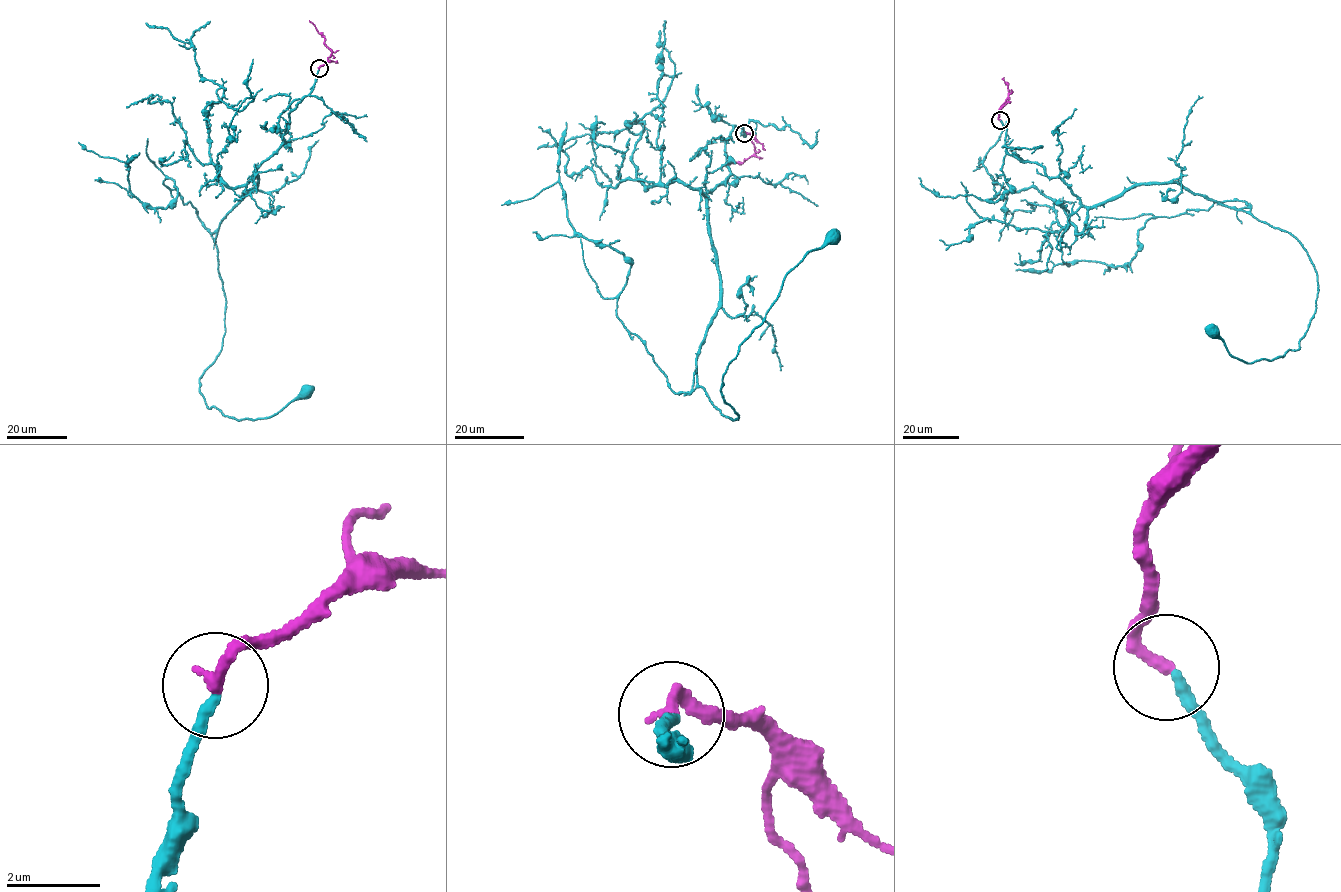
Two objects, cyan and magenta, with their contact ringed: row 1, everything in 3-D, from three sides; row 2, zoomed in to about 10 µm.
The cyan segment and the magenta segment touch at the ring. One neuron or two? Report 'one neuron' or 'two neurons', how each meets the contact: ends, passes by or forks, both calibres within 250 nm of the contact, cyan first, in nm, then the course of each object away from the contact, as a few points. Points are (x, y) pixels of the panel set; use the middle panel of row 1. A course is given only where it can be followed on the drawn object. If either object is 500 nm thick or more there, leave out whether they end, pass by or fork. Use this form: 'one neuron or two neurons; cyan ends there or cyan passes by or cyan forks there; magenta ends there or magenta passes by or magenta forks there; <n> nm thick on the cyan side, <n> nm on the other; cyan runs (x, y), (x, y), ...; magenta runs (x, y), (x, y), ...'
one neuron; cyan ends there; magenta ends there; 240 nm thick on the cyan side, 280 nm on the other; cyan runs (744, 133), (707, 193), (719, 306), (696, 384), (721, 414), (738, 419), (721, 390), (739, 346), (833, 237); magenta runs (744, 133), (751, 135), (756, 153), (744, 162), (722, 168)

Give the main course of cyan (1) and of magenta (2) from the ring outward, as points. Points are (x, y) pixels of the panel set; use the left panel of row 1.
1: (319, 69), (284, 143), (221, 223), (225, 333), (199, 379), (207, 407), (239, 420), (307, 392)
2: (319, 68), (332, 52), (309, 20)

